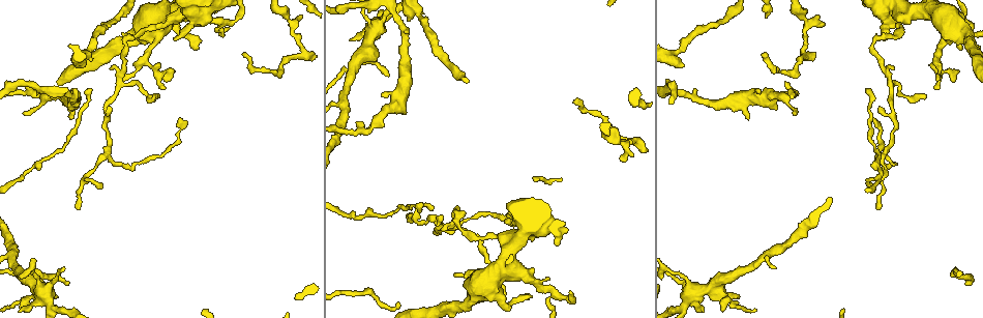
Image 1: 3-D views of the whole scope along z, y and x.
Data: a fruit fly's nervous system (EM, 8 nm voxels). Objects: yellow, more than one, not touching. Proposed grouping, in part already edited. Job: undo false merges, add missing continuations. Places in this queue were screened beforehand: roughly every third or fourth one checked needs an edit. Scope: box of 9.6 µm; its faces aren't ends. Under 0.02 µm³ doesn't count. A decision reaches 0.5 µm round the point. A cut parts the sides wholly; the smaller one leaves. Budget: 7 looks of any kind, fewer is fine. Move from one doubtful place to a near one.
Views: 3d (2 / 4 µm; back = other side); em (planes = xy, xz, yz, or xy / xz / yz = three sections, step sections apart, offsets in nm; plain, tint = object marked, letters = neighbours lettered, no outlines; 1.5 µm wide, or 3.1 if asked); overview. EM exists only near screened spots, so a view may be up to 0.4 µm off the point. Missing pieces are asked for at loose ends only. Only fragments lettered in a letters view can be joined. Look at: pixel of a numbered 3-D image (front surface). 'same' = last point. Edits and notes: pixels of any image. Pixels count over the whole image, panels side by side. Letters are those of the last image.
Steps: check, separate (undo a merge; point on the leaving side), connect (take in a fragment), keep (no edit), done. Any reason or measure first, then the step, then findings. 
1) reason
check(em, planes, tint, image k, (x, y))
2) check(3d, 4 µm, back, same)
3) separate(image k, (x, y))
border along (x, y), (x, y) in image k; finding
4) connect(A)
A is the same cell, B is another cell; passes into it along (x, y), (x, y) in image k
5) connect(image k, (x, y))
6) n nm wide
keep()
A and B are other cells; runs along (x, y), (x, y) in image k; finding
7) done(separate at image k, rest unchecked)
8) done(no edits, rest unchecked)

tapers out
check(3d, 4 µm, image 1, (24, 115))

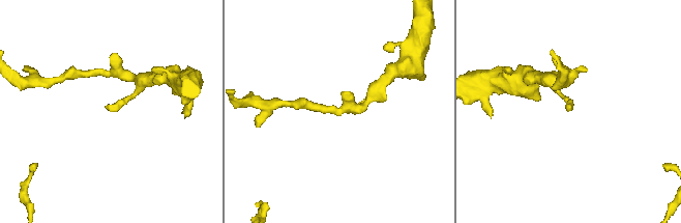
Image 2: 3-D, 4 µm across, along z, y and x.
now the EM
check(em, planes, letters, image 2, (568, 107))

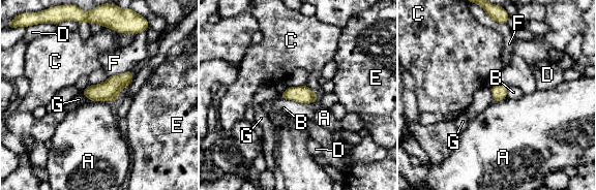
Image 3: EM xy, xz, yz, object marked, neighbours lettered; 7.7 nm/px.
keep()
A, B, C, D, E, F and G are other cells; border along (89, 99), (114, 101) in image 3; none of them fits

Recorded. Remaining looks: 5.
abrupt turn
check(em, xy, step 4, letters, image 1, (872, 40))

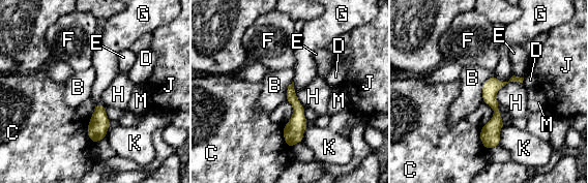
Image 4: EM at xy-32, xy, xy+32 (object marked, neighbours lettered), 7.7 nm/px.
H touches over 260 nm
keep()
B, C, D, E, F, G, H, J, K and M are other cells; border along (493, 73), (482, 85), (481, 100) in image 4; all the same neuron

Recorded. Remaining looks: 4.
branch stops here
check(em, planes, letters, image 1, (76, 208))

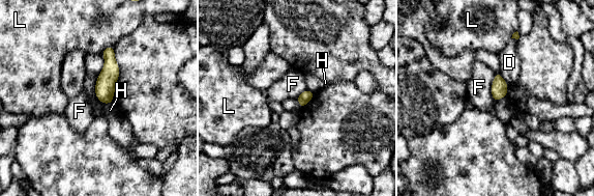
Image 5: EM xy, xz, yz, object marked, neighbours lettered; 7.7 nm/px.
keep()
D, F, H and L are other cells; runs along (111, 49), (105, 101) in image 5; no lettered fragment goes on from it

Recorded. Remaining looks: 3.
done(no edits, rest unchecked)

